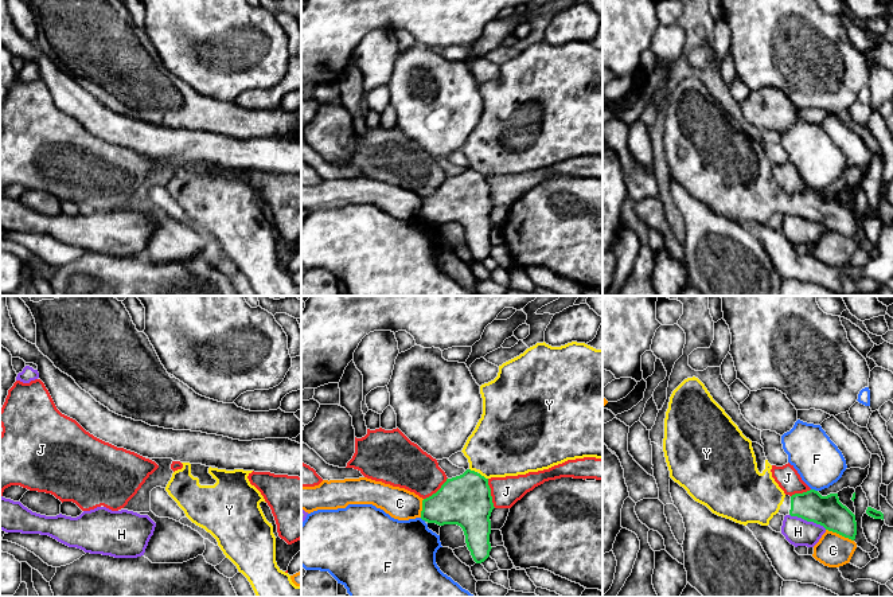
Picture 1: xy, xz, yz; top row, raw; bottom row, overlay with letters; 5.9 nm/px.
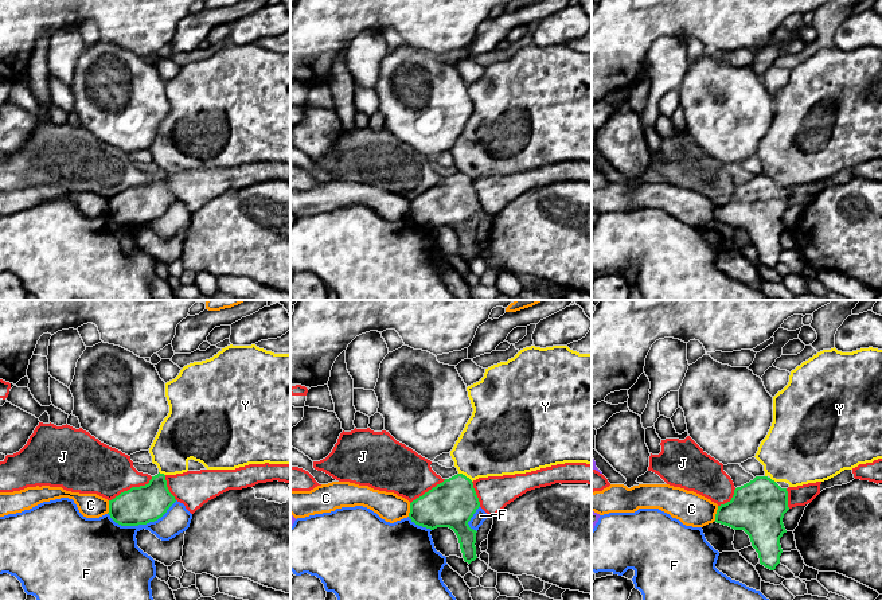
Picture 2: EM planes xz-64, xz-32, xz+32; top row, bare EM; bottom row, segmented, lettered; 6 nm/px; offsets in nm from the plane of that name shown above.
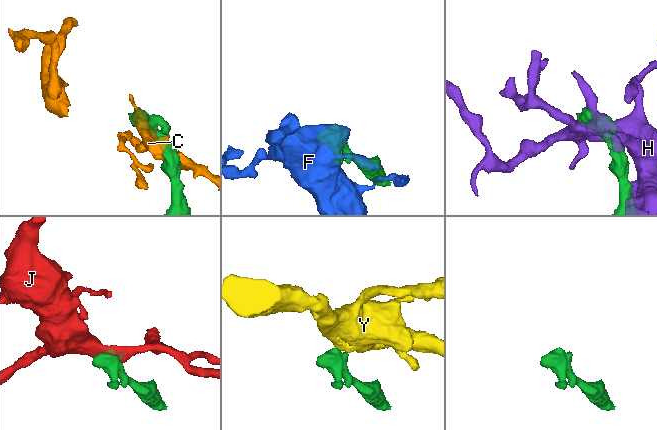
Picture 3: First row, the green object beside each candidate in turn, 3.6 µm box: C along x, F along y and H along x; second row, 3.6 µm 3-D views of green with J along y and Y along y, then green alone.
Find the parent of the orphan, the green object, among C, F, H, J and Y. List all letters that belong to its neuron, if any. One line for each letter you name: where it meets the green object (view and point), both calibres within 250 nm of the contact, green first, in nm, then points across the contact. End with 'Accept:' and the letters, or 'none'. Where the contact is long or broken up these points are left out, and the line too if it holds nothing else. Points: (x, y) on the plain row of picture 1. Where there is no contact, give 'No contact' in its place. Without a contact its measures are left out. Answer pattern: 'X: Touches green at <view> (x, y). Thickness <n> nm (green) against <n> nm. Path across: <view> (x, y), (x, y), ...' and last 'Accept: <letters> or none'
Y: Touches green at xz (483, 175). Thickness 300 nm (green) against 400 nm. Path across: xz (466, 199), (470, 190), (483, 175), (491, 155), (506, 140)
Accept: Y

